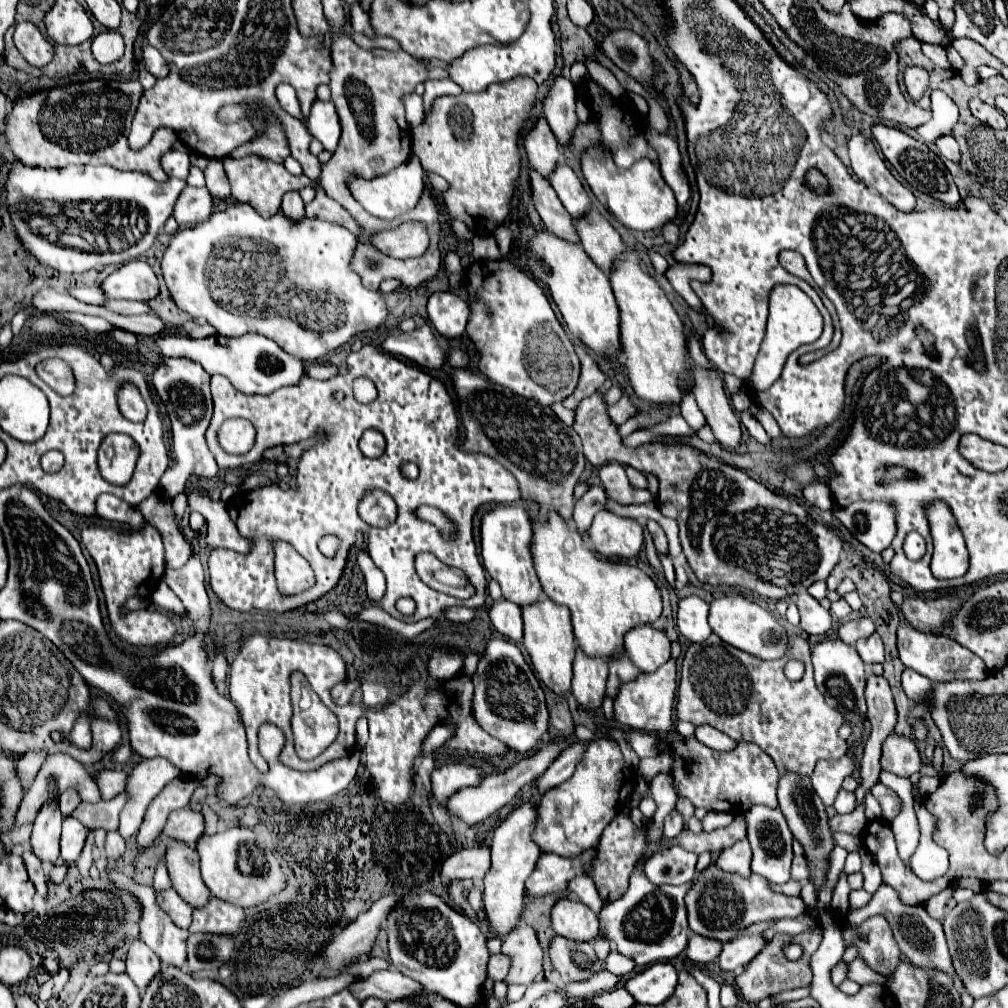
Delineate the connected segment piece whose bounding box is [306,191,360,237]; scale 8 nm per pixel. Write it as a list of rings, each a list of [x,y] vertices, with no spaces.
[[[316,191],[316,199],[306,205],[306,217],[308,219],[322,219],[322,221],[328,221],[328,223],[336,223],[336,225],[342,225],[348,231],[352,231],[356,237],[360,235],[360,227],[350,217],[350,213],[342,205],[338,205],[334,199],[326,197],[322,191]]]

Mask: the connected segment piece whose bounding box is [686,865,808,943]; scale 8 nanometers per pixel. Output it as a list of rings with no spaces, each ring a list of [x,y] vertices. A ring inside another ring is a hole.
[[[716,865],[706,867],[698,879],[694,881],[692,889],[686,895],[686,907],[688,907],[688,923],[690,929],[698,935],[728,941],[730,937],[736,937],[744,933],[748,925],[760,923],[760,921],[772,921],[772,919],[796,919],[806,915],[808,907],[800,897],[788,897],[780,893],[772,893],[768,889],[768,881],[754,875],[750,879],[744,879],[740,875],[730,875],[718,869]]]

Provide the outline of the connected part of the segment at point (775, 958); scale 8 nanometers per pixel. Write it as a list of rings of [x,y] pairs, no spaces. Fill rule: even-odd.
[[[812,931],[812,933],[802,933],[802,935],[776,935],[772,941],[766,943],[766,947],[750,961],[750,965],[746,965],[746,971],[742,975],[736,977],[736,989],[740,993],[740,997],[748,1003],[758,1003],[764,997],[770,997],[774,993],[780,991],[790,991],[790,989],[798,989],[798,987],[808,987],[812,981],[812,971],[808,967],[808,961],[812,957],[812,953],[818,949],[822,941],[822,931]],[[788,943],[798,943],[802,945],[804,953],[798,961],[790,961],[788,957],[784,957],[784,945]]]

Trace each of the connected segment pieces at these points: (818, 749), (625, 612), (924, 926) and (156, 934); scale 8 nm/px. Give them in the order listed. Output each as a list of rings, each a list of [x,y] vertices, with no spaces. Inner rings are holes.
[[[710,635],[704,643],[692,643],[686,651],[684,663],[682,663],[682,679],[678,685],[678,701],[676,701],[676,717],[682,721],[690,721],[694,725],[708,723],[716,727],[718,731],[726,733],[734,741],[752,741],[760,745],[762,751],[766,751],[780,771],[794,771],[800,775],[812,775],[816,761],[820,759],[840,759],[848,753],[846,741],[838,737],[838,729],[844,723],[844,717],[826,705],[822,693],[816,689],[812,679],[812,661],[810,661],[810,645],[800,639],[792,637],[790,653],[778,661],[762,661],[754,655],[748,655],[744,651],[738,651],[736,647],[724,643],[718,635]],[[790,659],[798,659],[804,663],[806,671],[804,677],[798,681],[790,681],[784,675],[784,665]]]
[[[550,511],[548,521],[538,521],[538,517],[532,519],[532,559],[536,573],[540,577],[544,593],[560,603],[566,605],[572,611],[572,627],[576,641],[584,653],[590,657],[612,657],[618,651],[624,649],[624,635],[636,627],[636,625],[650,625],[654,623],[662,613],[662,597],[656,587],[656,583],[638,567],[632,567],[622,561],[610,561],[604,557],[598,557],[594,549],[588,549],[576,529],[572,529],[558,513]]]
[[[880,885],[880,889],[874,893],[872,901],[862,907],[862,909],[850,909],[848,915],[846,915],[846,923],[852,927],[852,925],[862,925],[862,922],[866,921],[868,917],[872,915],[884,915],[894,931],[894,939],[900,947],[900,951],[906,955],[906,959],[914,965],[930,965],[930,969],[942,969],[942,973],[950,973],[950,979],[954,981],[954,987],[964,993],[966,989],[962,987],[962,979],[954,973],[954,965],[952,965],[952,957],[950,957],[950,951],[948,951],[948,945],[946,945],[946,937],[944,937],[944,929],[942,929],[942,923],[940,921],[934,921],[926,909],[922,905],[918,907],[910,907],[910,905],[902,905],[900,899],[898,899],[898,893],[894,889],[890,889],[888,885]]]
[[[138,885],[130,890],[143,906],[140,937],[162,959],[164,965],[182,967],[186,963],[188,929],[178,929],[156,903],[153,887]]]

